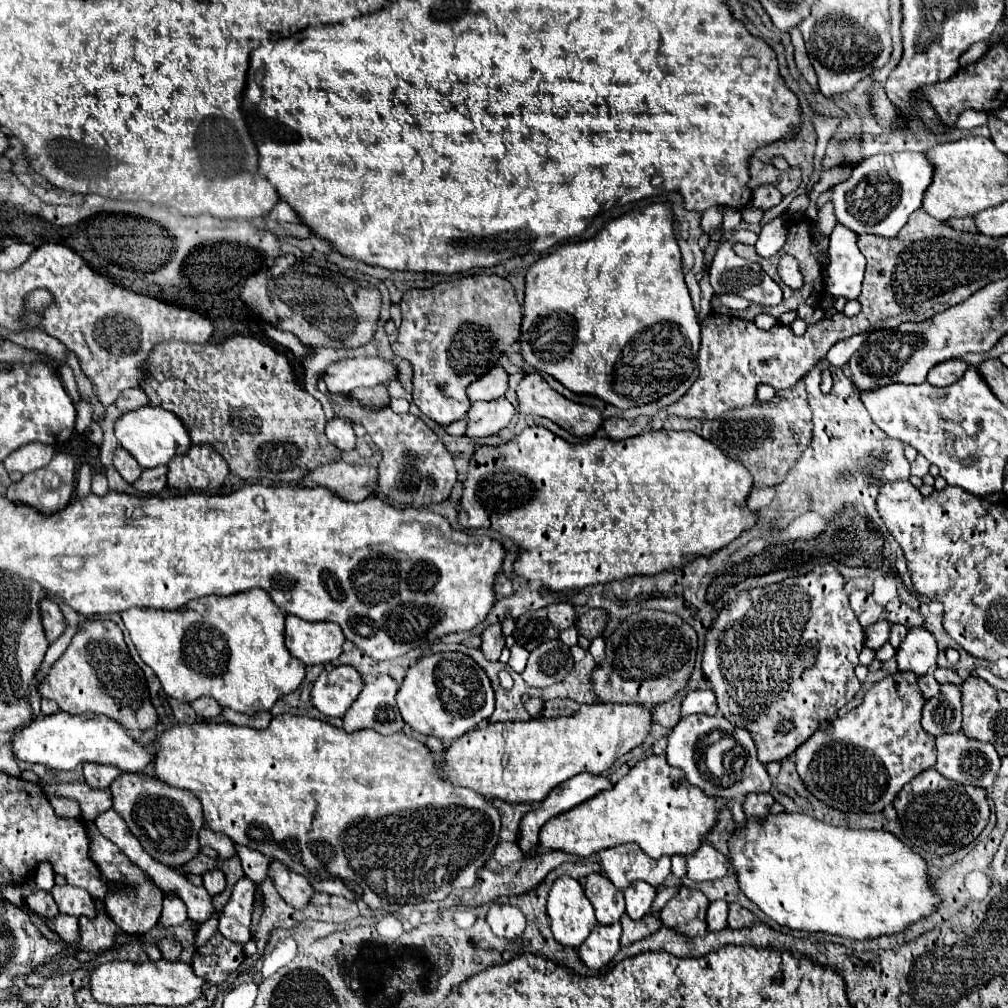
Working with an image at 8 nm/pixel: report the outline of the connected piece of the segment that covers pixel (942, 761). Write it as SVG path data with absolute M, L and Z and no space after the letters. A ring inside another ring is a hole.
M963 732L943 734L937 738L937 764L935 764L935 768L939 774L943 774L945 778L949 778L957 784L971 784L971 786L989 788L989 786L993 786L999 764L1001 764L1001 758L991 744L983 744L979 740L969 740Z

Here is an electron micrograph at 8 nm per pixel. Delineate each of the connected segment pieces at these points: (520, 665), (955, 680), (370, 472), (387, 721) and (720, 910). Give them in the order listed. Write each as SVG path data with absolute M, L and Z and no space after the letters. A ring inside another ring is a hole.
M513 644L511 646L511 658L509 658L509 668L515 670L515 672L523 672L525 666L527 666L527 658L529 658L529 652L519 646L519 644Z
M937 668L935 670L935 680L939 682L939 684L961 684L963 680L957 676L957 672L953 672L953 670L949 670L949 668Z
M339 460L315 468L307 476L303 476L297 486L321 486L343 500L359 502L377 490L377 468L353 466Z
M379 674L375 682L365 684L355 704L343 716L343 728L347 732L371 728L379 734L397 734L405 722L397 710L395 694L399 684L389 674Z
M717 900L717 902L709 904L707 926L709 926L709 932L717 932L727 926L727 902Z

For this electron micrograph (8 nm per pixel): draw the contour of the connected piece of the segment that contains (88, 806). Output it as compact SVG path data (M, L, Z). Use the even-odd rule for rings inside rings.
M45 784L43 792L47 798L53 796L63 796L63 798L73 798L81 806L83 820L93 822L101 812L107 812L111 808L111 794L109 790L95 790L89 788L87 784Z

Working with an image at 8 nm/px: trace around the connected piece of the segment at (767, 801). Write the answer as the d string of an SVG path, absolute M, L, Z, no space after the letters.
M747 794L743 802L743 812L745 816L755 816L755 818L765 818L769 814L769 808L773 804L771 794Z

